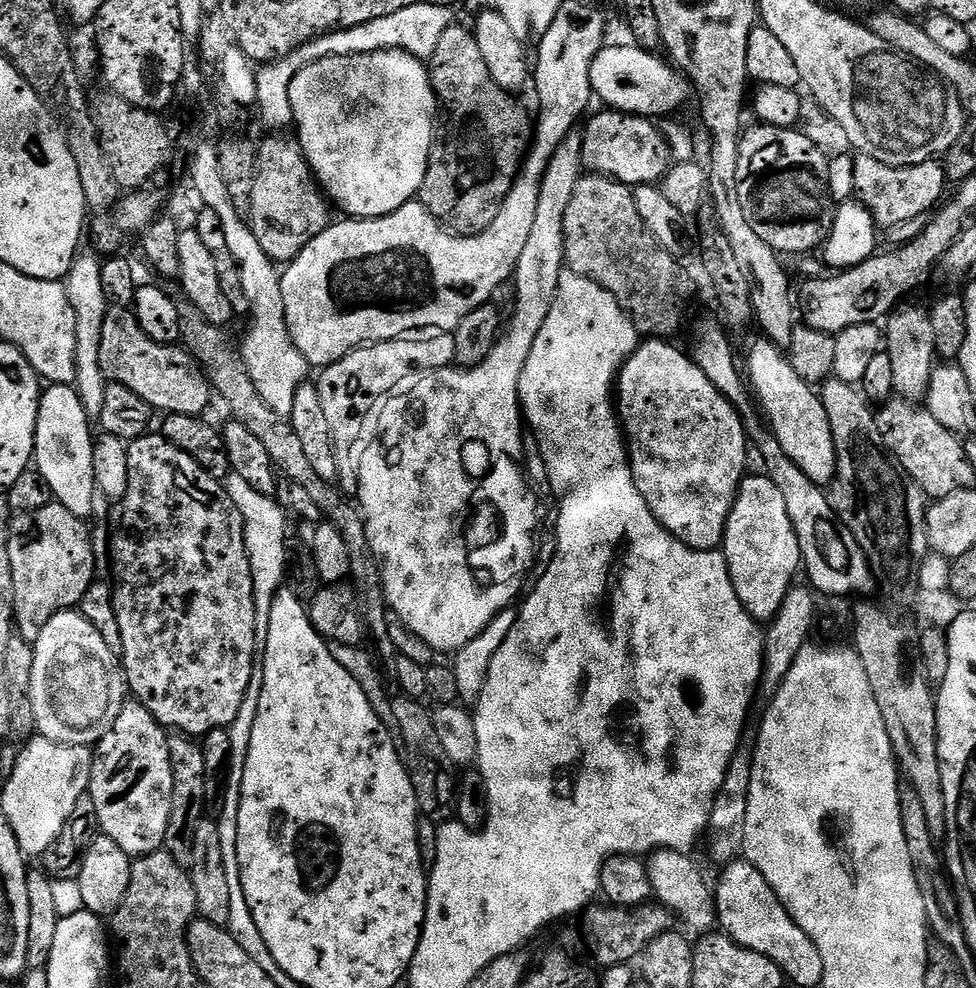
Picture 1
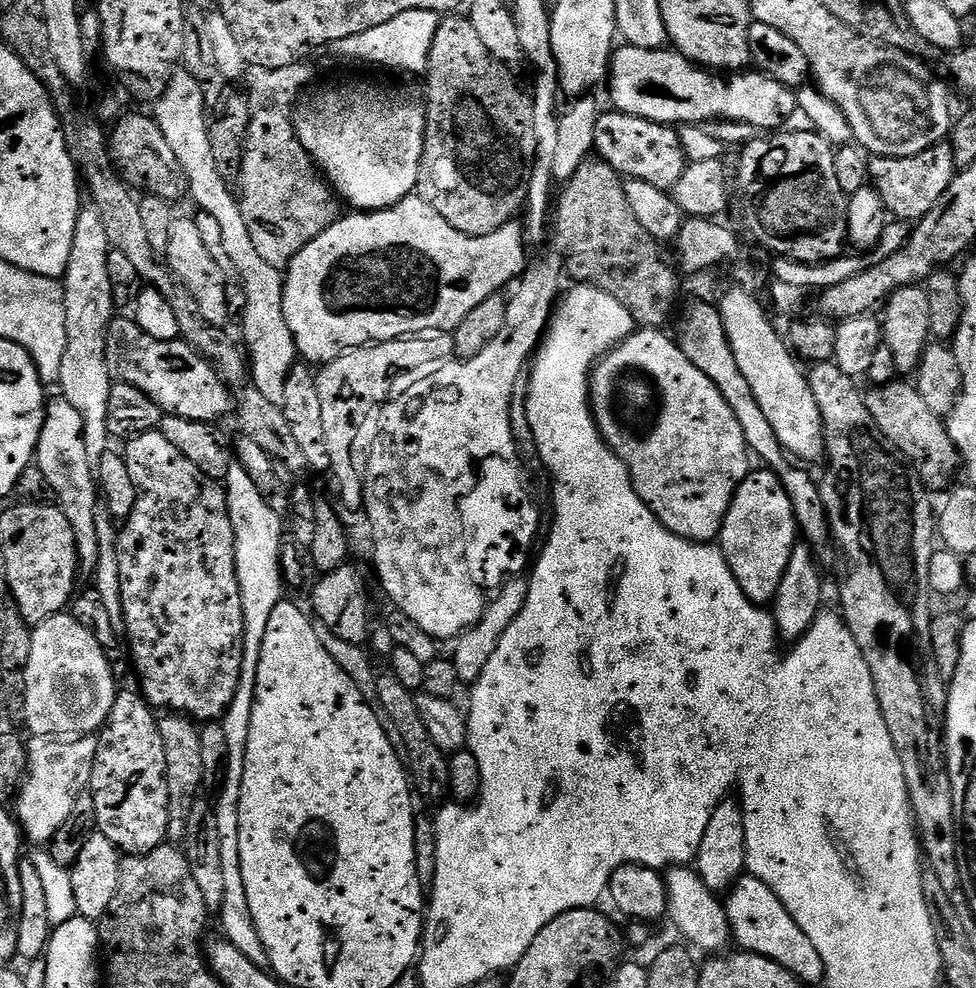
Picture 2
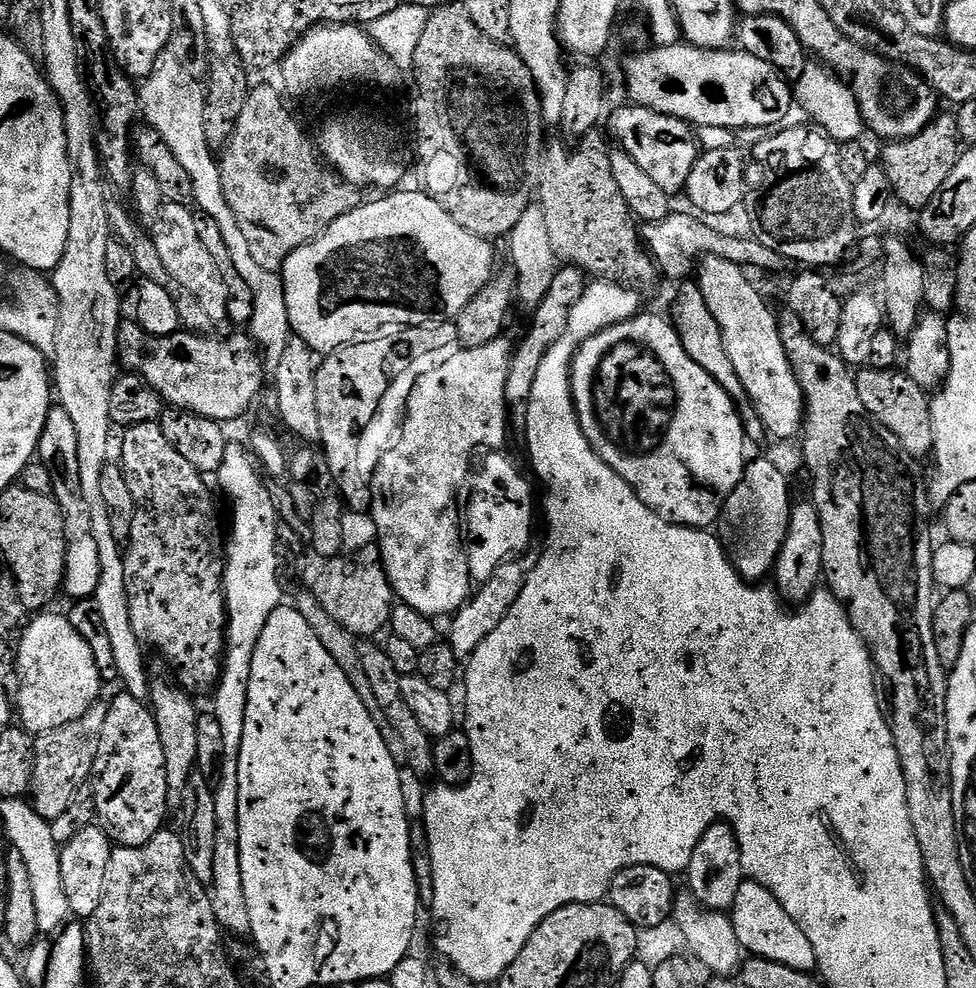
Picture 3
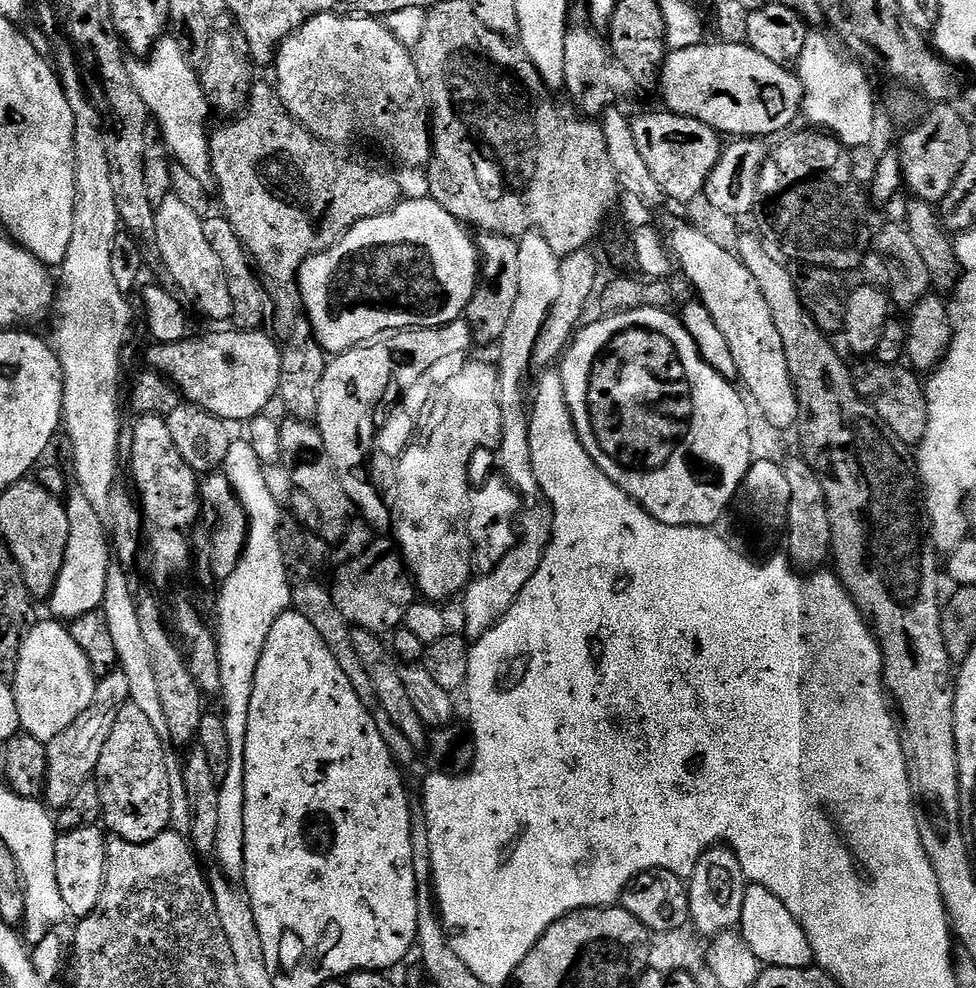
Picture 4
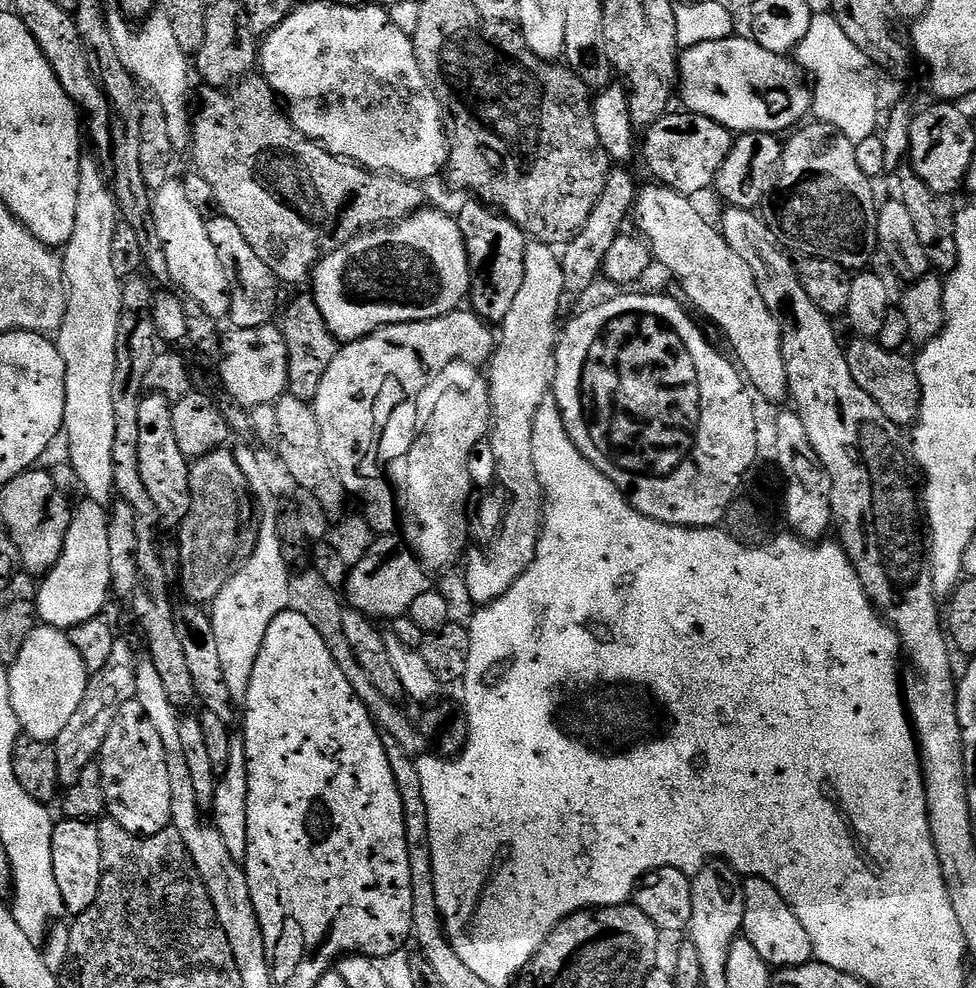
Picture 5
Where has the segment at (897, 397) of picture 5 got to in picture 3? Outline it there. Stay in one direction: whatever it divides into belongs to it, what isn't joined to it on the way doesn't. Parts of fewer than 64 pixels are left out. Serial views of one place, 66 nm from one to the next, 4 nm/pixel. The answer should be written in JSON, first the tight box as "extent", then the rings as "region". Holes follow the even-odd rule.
{"extent":[855,366,936,458],"region":[[[864,366],[855,373],[855,378],[862,406],[866,406],[868,413],[882,426],[886,426],[886,430],[890,430],[898,442],[902,442],[911,456],[921,458],[933,451],[936,431],[932,428],[930,396],[918,386],[918,382],[914,382],[914,378],[908,376],[907,371]]]}

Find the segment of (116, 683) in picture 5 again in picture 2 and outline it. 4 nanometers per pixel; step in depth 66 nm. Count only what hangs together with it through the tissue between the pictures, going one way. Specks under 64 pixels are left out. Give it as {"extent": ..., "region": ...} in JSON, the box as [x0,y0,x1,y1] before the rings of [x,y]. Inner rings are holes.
{"extent":[14,735,98,846],"region":[[[95,735],[79,738],[53,738],[50,736],[32,736],[27,741],[28,745],[28,774],[14,801],[14,816],[18,821],[23,835],[28,836],[36,846],[47,845],[62,830],[67,820],[73,819],[72,811],[80,800],[80,795],[85,795],[86,789],[92,783],[94,758],[98,754],[98,739]]]}

